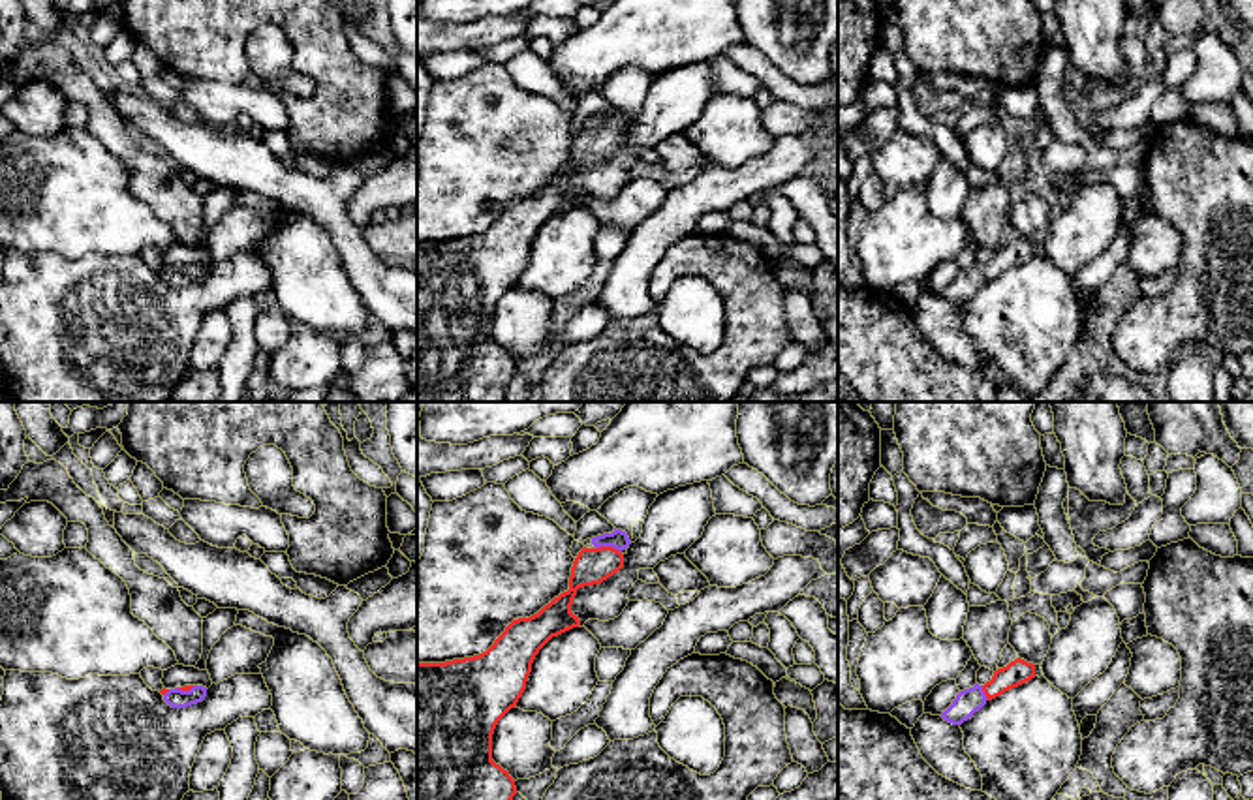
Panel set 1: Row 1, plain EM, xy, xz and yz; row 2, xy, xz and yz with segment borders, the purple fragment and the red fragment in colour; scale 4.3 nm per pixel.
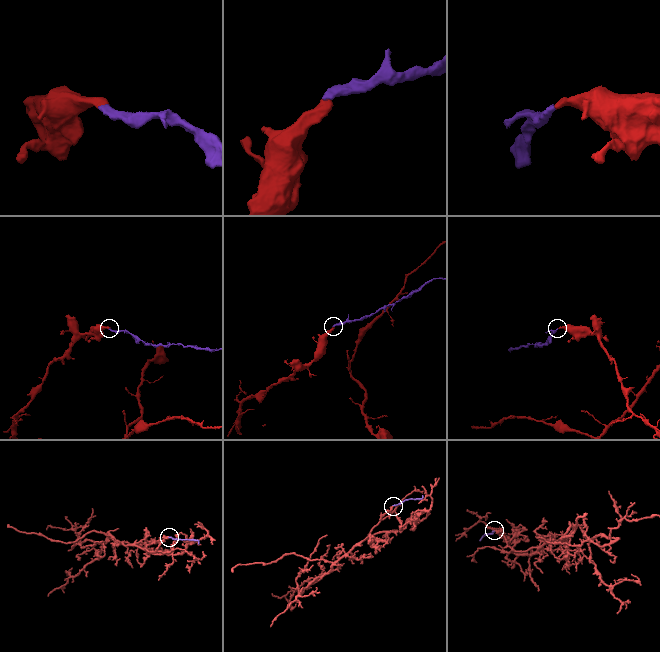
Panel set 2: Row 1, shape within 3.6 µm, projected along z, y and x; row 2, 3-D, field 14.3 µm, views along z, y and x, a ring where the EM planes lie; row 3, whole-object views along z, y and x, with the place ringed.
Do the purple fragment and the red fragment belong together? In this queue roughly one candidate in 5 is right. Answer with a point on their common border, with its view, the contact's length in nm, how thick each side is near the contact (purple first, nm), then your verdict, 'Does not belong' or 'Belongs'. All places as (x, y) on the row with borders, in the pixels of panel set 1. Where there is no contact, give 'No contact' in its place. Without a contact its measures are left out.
Touches purple at xz (609, 545). Shared border 110 nm. Thickness 90 nm (purple) against 160 nm. Belongs

